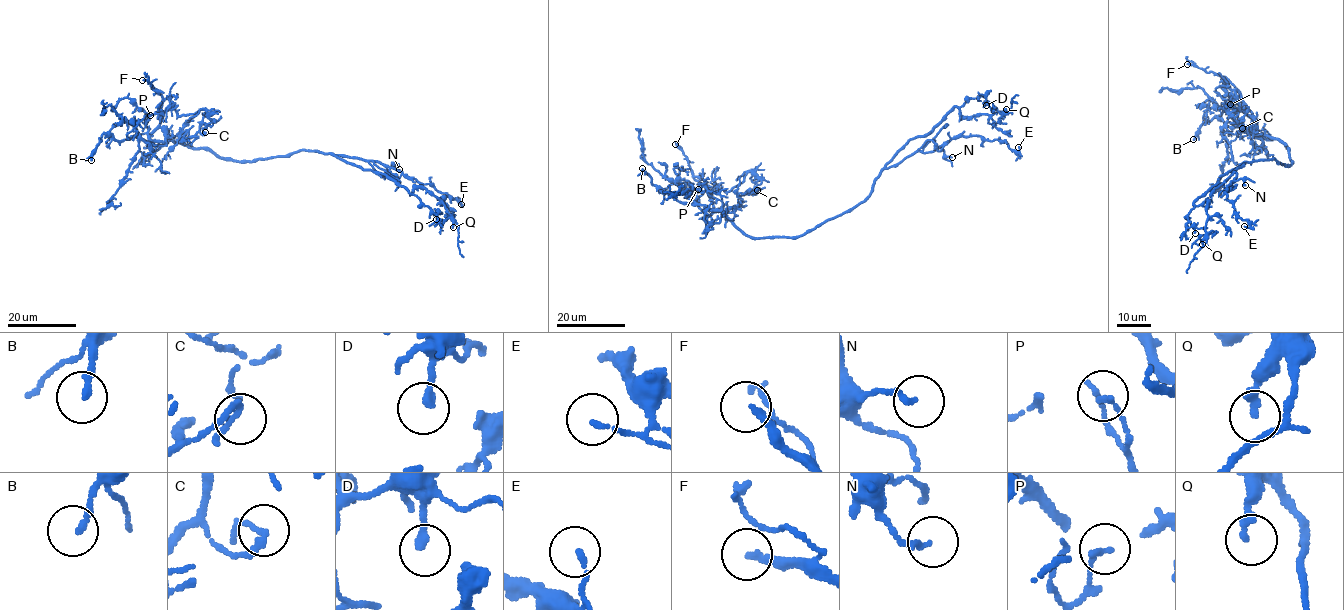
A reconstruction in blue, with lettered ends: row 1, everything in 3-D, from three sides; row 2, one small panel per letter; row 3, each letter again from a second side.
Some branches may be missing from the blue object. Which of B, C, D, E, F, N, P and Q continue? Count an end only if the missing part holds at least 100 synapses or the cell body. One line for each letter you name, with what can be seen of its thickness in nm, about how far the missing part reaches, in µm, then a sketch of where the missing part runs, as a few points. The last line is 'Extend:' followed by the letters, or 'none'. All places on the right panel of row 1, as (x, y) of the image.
Extend: none

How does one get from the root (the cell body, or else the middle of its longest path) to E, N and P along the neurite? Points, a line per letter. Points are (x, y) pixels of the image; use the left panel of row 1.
E: (275, 156), (304, 150), (378, 161), (423, 184), (430, 184), (461, 204)
N: (275, 156), (289, 156), (300, 150), (315, 151), (378, 161), (389, 167), (393, 164), (399, 169)
P: (275, 156), (234, 161), (170, 140), (153, 142), (148, 135), (147, 121), (145, 125), (150, 115)

